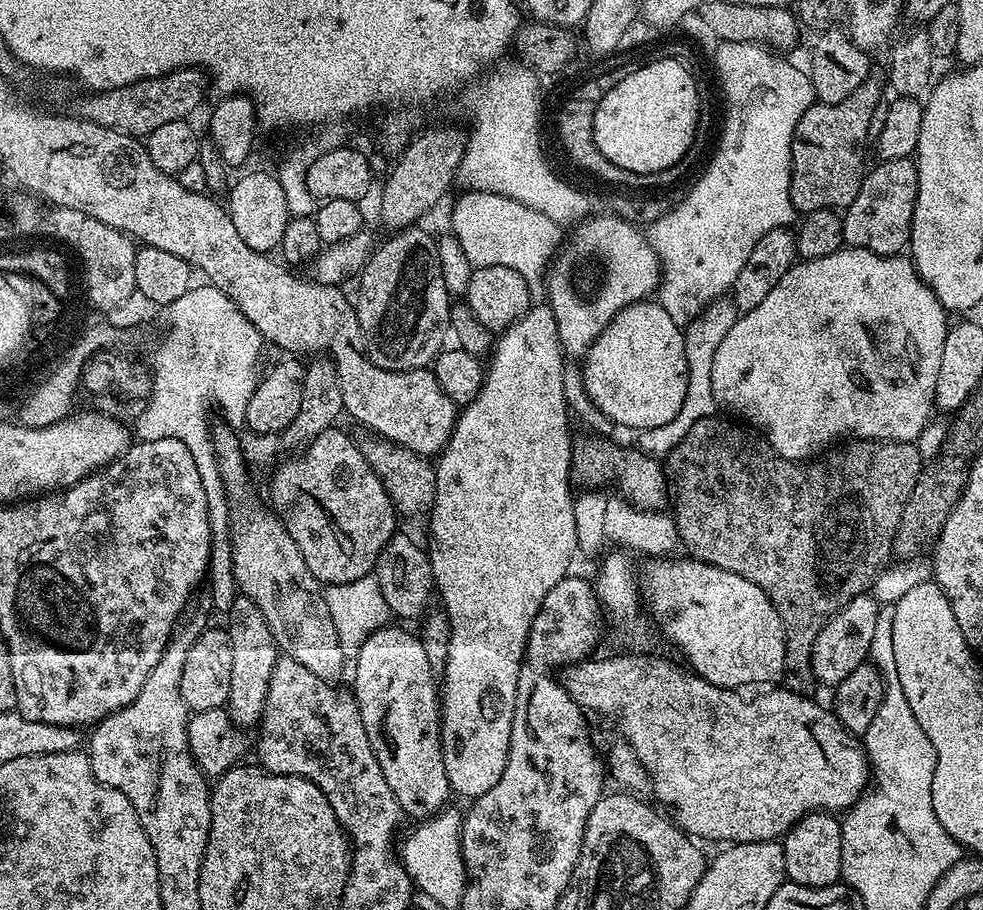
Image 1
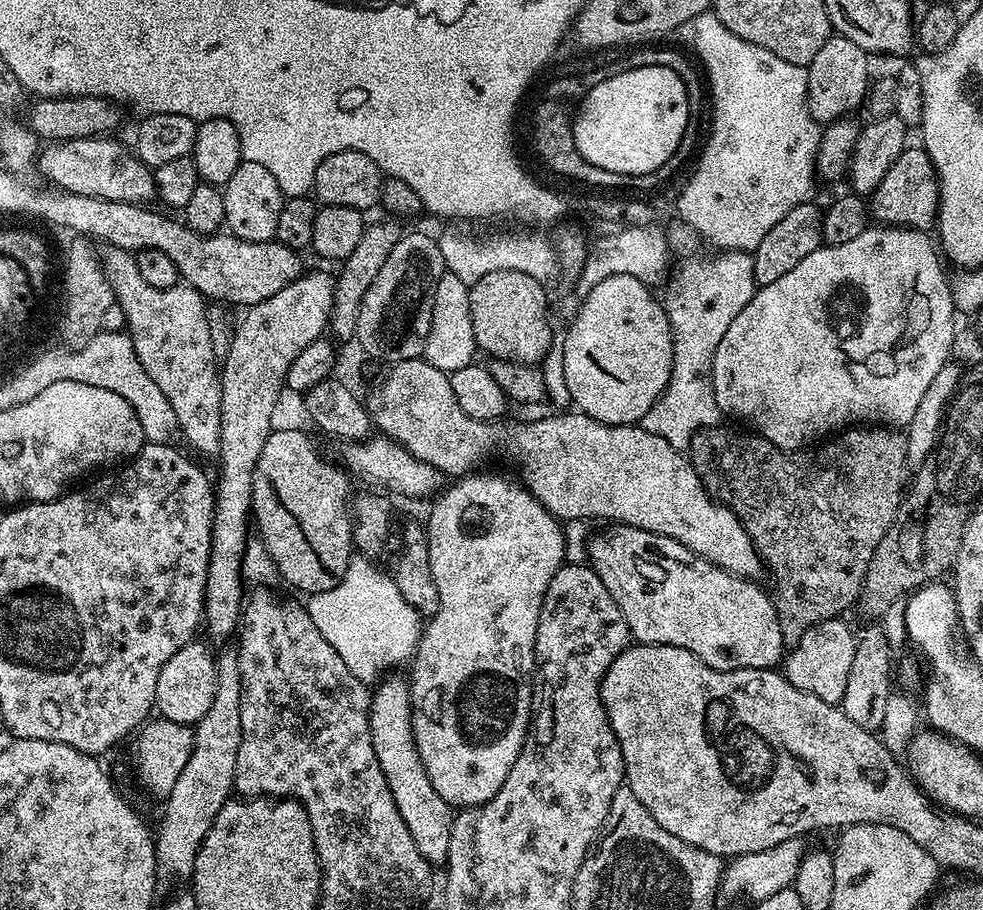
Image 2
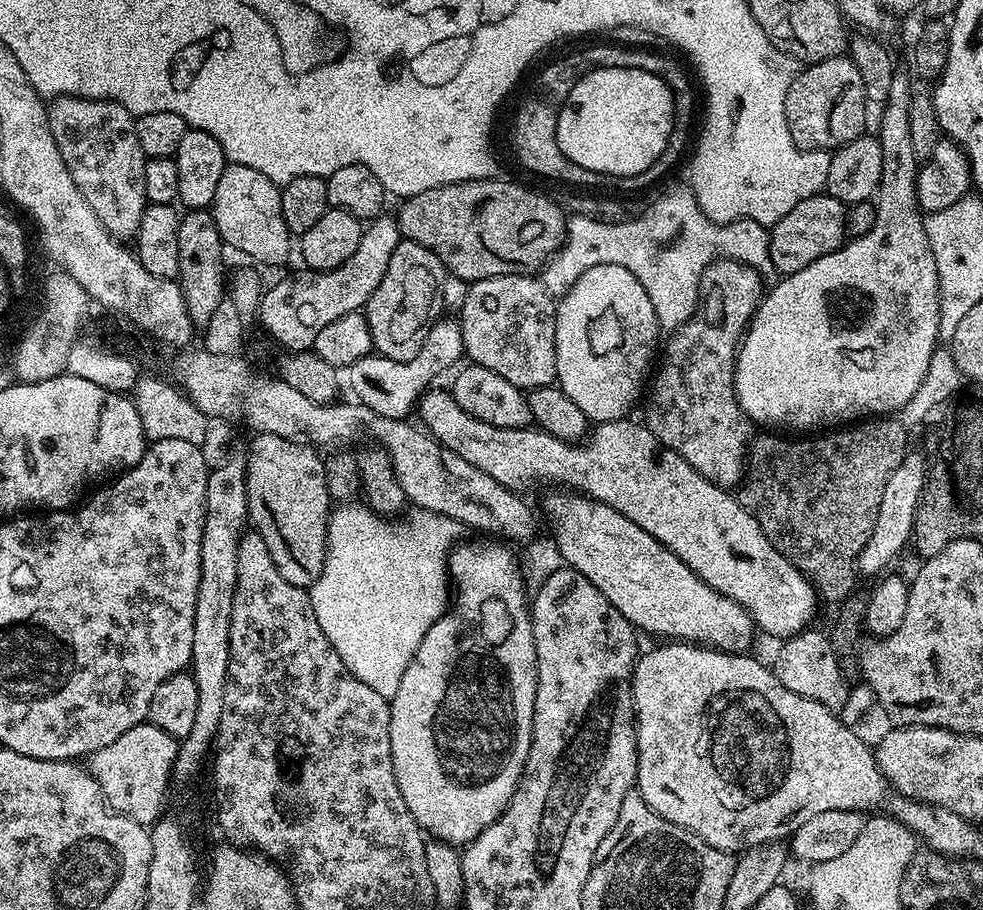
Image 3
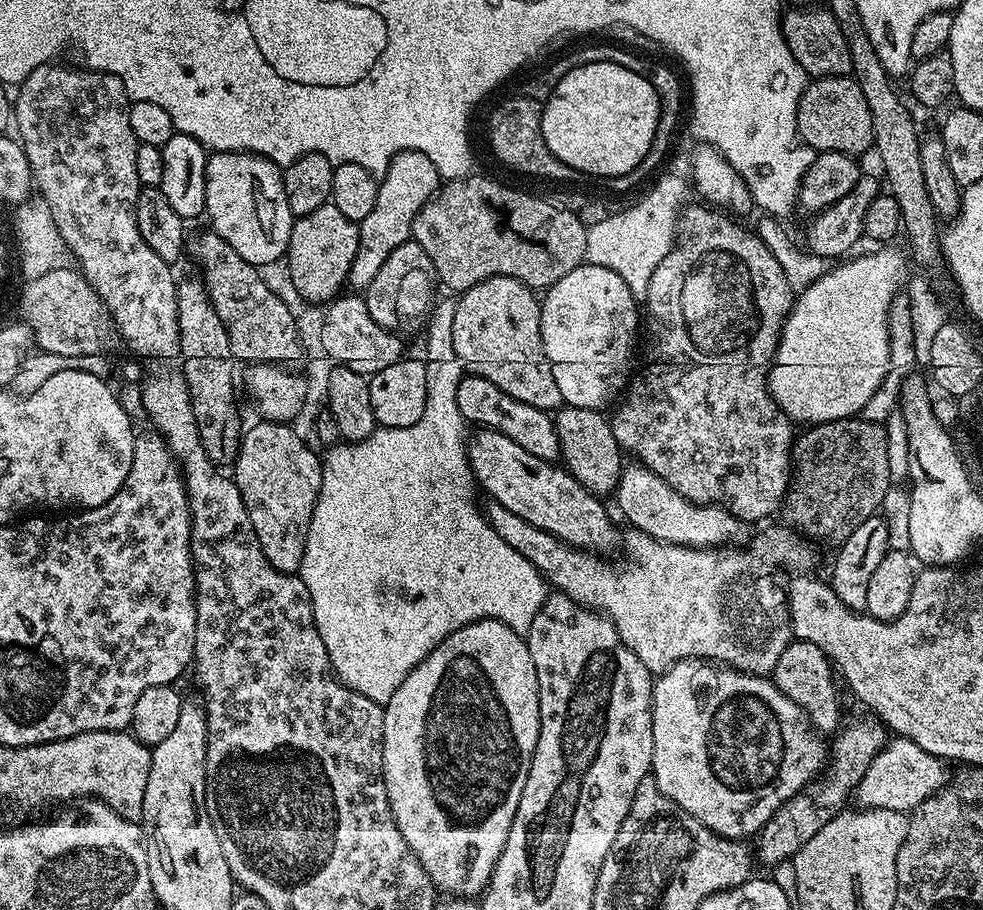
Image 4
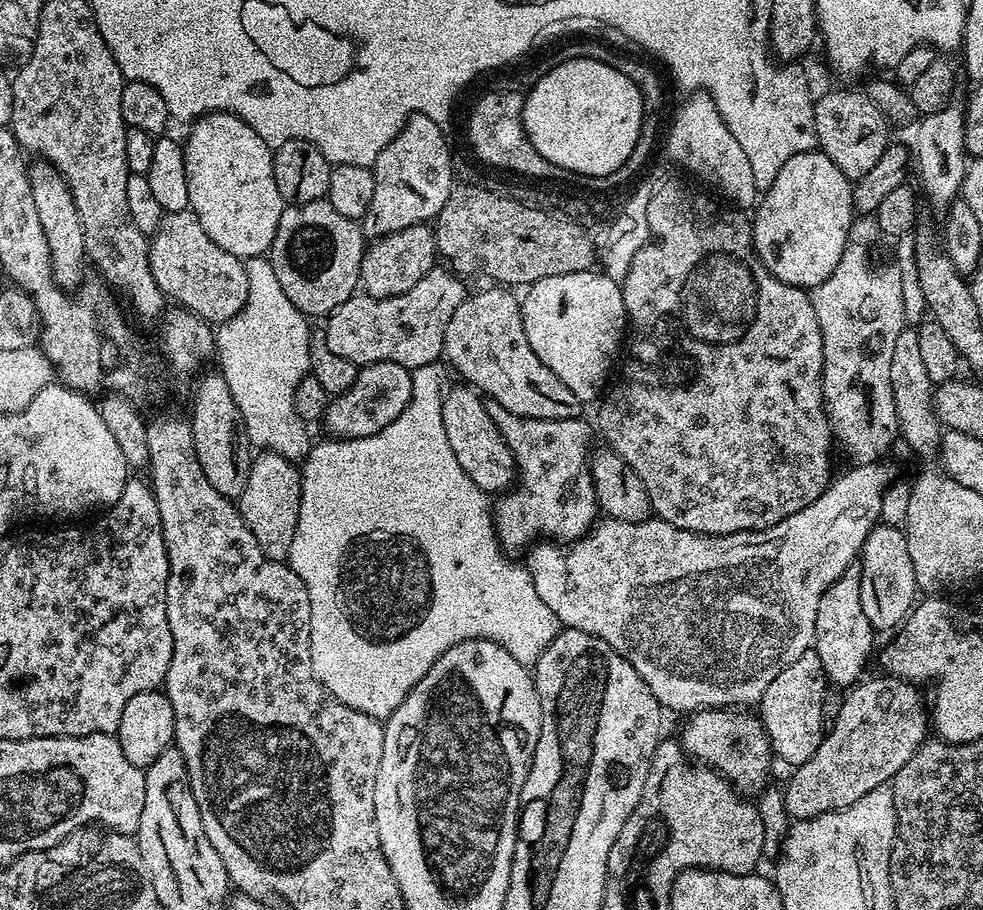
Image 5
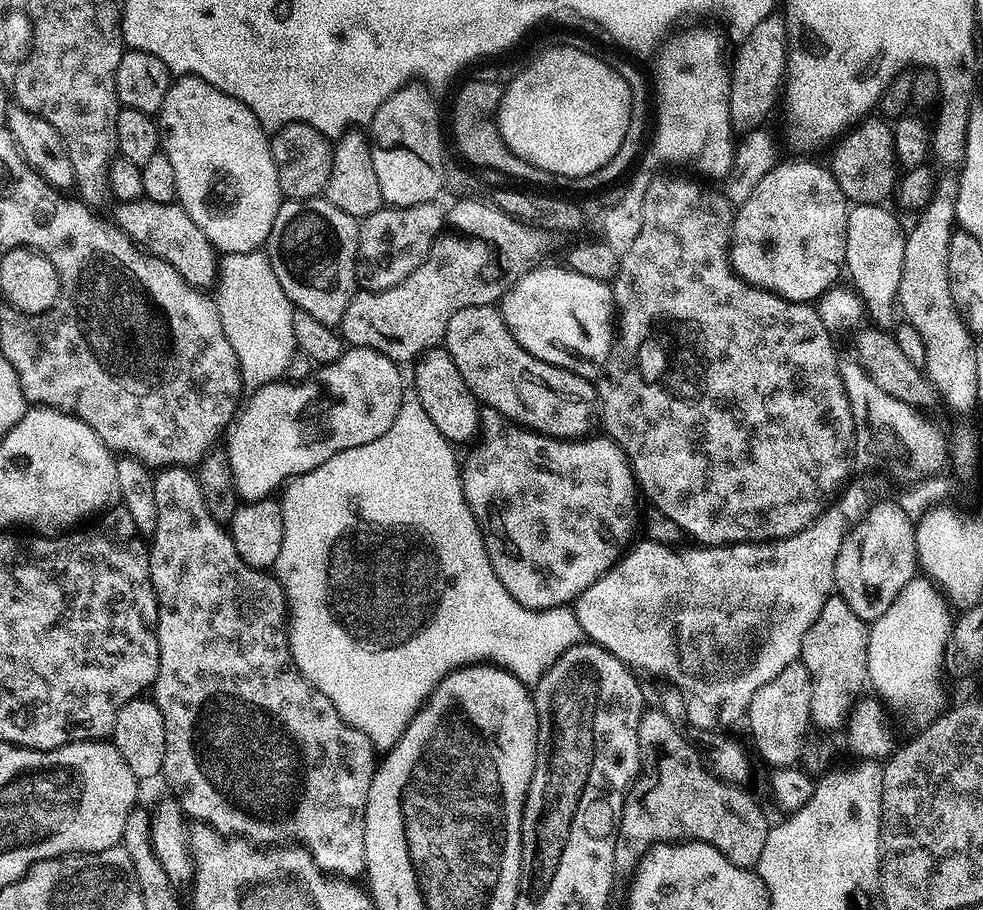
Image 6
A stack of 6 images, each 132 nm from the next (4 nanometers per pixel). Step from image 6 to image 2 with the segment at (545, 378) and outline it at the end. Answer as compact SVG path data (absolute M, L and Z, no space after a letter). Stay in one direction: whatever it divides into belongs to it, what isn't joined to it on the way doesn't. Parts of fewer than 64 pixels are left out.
M494 270L494 274L486 274L482 278L478 278L478 282L471 285L468 289L468 293L470 294L470 318L474 326L474 338L476 339L477 349L481 353L488 352L487 355L494 359L506 359L510 362L539 365L551 346L551 330L550 322L548 321L548 303L550 296L544 293L544 288L545 285L541 281L530 278L530 274L522 274L522 270Z

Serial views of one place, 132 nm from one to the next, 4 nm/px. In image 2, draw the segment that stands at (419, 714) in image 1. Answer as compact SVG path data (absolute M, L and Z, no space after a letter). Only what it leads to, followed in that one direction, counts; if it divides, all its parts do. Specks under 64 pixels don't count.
M392 674L375 685L370 732L374 754L378 754L390 794L394 794L394 806L398 806L398 814L402 814L402 822L406 822L406 830L410 830L410 838L414 838L418 854L422 854L422 858L426 858L426 862L433 866L447 865L454 809L446 802L446 798L442 798L442 794L438 794L438 790L434 790L426 774L426 766L418 754L412 729L412 689L407 679L399 680L396 674Z

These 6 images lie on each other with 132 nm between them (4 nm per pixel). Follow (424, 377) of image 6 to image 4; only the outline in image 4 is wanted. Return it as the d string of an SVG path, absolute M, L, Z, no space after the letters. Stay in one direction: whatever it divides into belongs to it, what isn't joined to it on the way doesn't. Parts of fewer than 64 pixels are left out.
M484 426L481 432L471 433L467 441L468 461L472 467L472 475L479 487L484 488L492 495L491 499L497 504L506 506L506 510L511 510L513 514L518 514L518 518L526 518L530 526L538 526L550 534L554 534L557 540L564 540L571 544L573 548L587 550L592 554L605 554L612 547L617 547L618 532L612 525L612 520L608 517L608 512L604 509L605 501L601 497L591 493L583 484L576 481L571 473L564 466L557 466L553 461L543 460L530 450L522 450L514 438L502 434L499 430Z

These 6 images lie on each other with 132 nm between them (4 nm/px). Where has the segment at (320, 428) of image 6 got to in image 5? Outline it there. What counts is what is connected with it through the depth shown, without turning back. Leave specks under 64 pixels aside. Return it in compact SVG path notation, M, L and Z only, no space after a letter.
M378 362L363 365L346 391L333 395L326 409L328 428L333 437L357 440L378 434L406 410L412 393L412 373L401 364Z

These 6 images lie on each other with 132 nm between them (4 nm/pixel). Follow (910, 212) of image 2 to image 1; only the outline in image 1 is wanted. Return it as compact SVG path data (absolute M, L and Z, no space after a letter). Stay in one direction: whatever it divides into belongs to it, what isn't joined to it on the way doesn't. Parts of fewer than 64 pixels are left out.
M894 158L880 160L877 168L867 173L860 184L858 198L843 209L844 244L849 248L870 250L879 256L898 256L909 247L912 238L912 219L914 218L914 202L918 198L918 170L912 158Z

